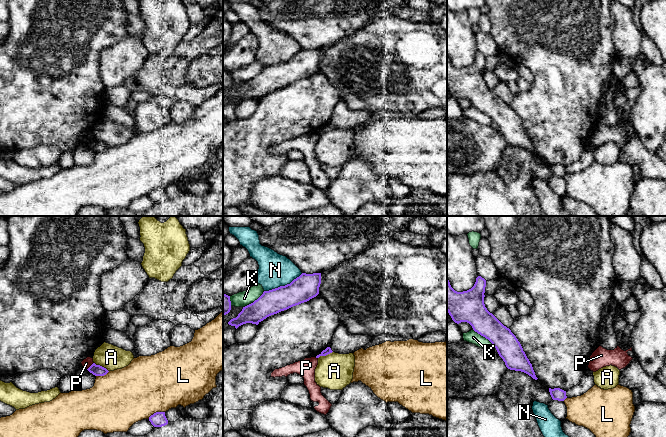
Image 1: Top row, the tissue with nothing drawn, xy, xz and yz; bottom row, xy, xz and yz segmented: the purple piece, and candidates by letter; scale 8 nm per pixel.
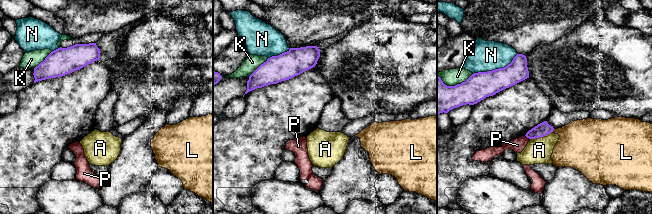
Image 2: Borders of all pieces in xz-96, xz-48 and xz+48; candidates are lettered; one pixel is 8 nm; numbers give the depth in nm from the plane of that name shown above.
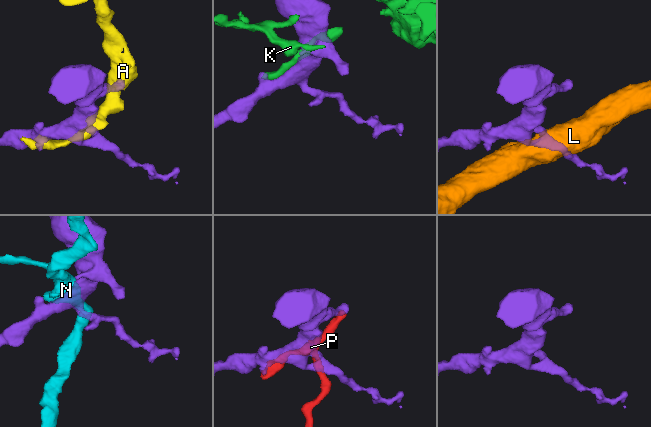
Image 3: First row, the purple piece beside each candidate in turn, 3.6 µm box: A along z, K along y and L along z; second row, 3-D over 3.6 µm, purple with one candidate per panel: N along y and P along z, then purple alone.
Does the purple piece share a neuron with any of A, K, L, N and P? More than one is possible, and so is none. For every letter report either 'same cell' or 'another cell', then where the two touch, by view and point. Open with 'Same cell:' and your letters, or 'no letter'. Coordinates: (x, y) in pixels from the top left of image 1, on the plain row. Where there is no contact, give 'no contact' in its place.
Same cell: no letter
A: another cell; meets purple in xy at (101, 142)
K: another cell; meets purple in xz at (254, 77)
L: another cell; meets purple in xy at (156, 188)
N: another cell; meets purple in xz at (283, 62)
P: another cell; meets purple in xy at (90, 142)

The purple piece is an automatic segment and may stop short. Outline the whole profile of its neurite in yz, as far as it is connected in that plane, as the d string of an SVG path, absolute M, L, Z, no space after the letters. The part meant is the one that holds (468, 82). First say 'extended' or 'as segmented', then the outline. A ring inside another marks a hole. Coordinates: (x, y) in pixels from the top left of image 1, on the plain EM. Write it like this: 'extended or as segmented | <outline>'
as segmented | M478 52L471 65L457 68L447 55L447 88L455 99L467 98L475 108L488 115L508 145L524 148L537 156L516 112L485 83L485 63L486 56Z

